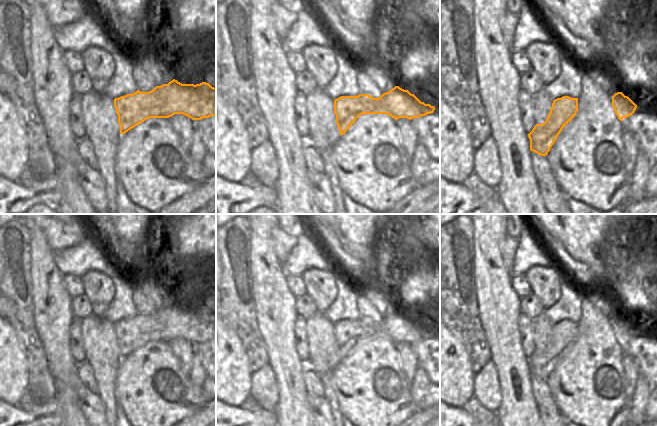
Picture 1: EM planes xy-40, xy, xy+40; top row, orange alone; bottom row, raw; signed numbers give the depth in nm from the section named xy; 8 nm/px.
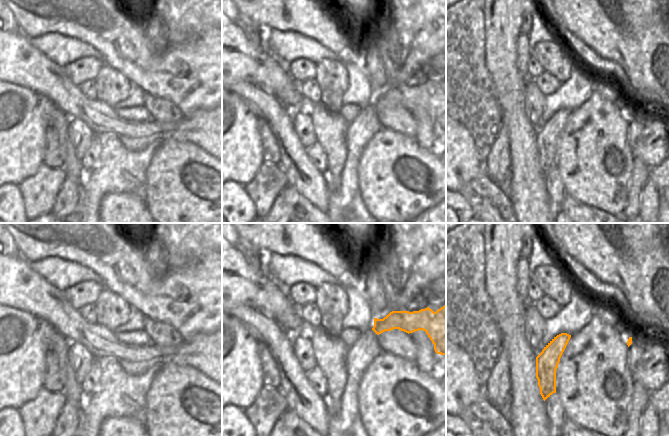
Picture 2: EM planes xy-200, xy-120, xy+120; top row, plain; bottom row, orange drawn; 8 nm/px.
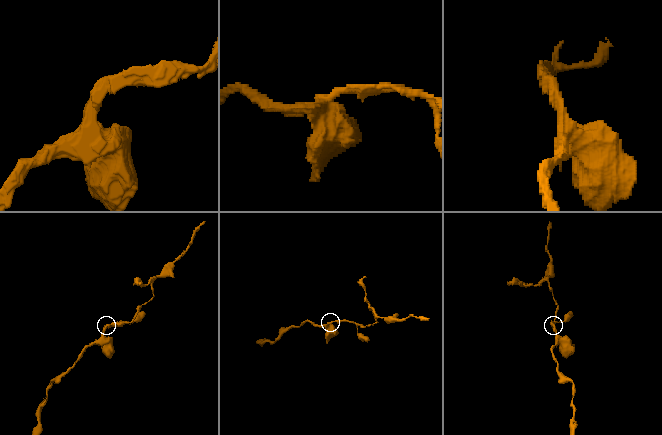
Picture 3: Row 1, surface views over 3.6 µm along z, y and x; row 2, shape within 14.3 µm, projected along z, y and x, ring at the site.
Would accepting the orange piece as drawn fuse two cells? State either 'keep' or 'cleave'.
keep

